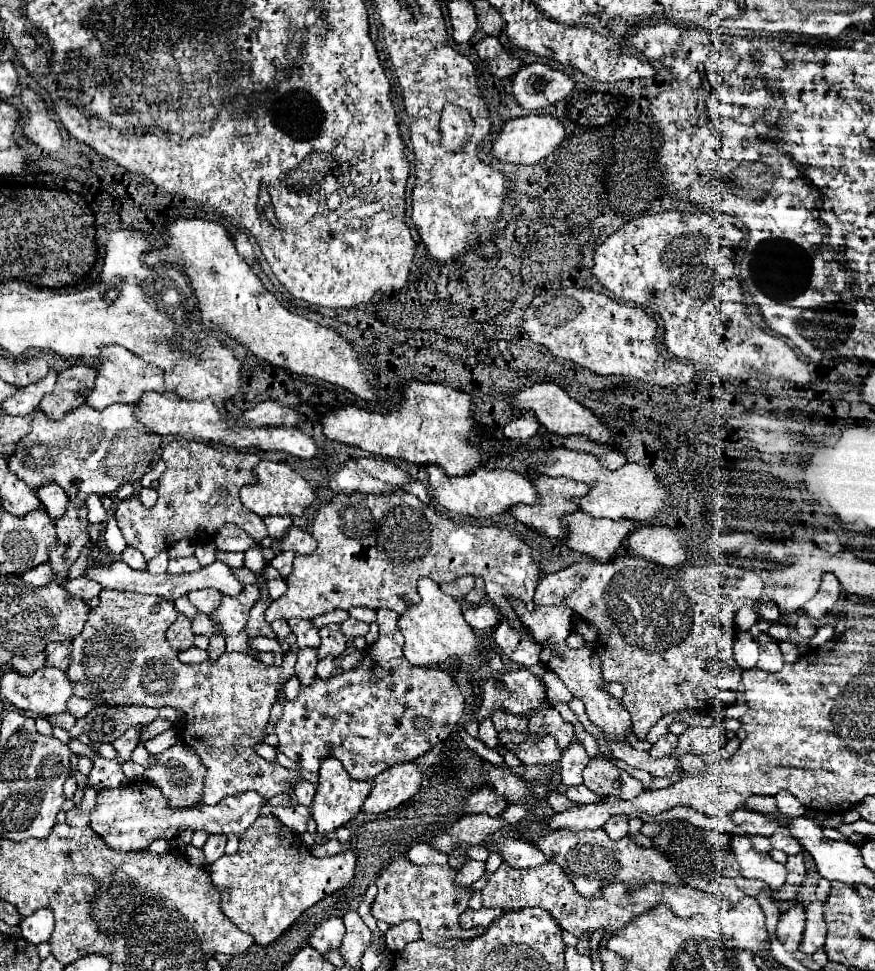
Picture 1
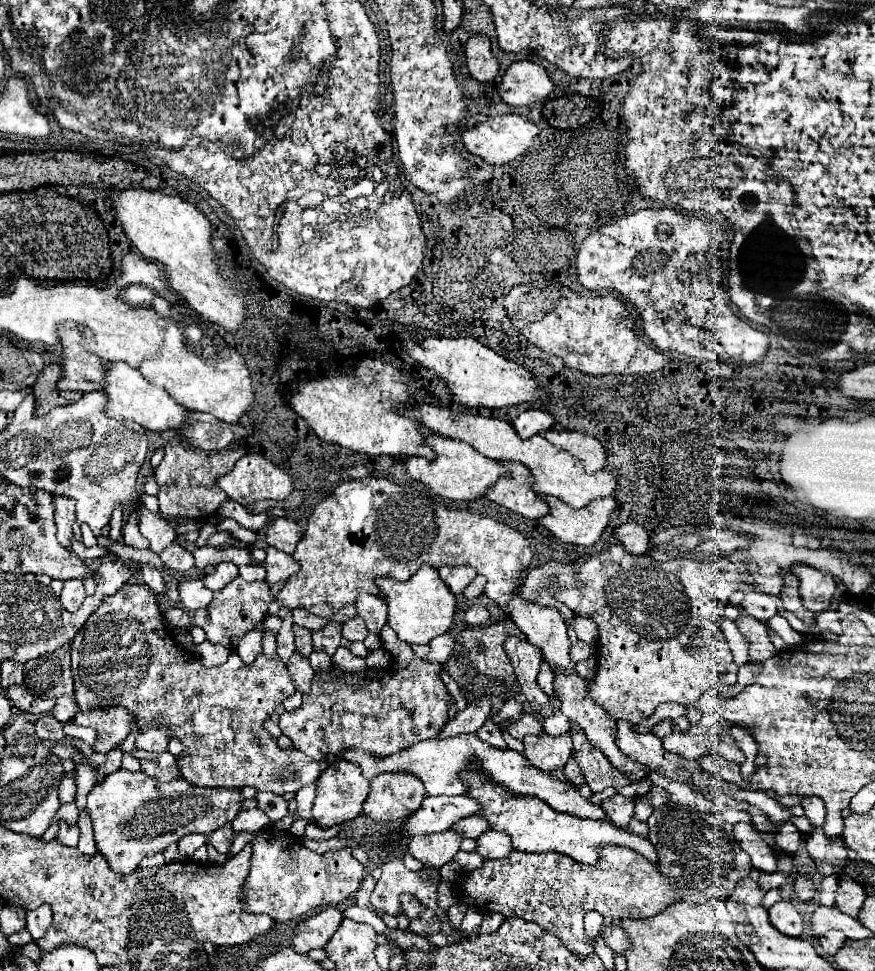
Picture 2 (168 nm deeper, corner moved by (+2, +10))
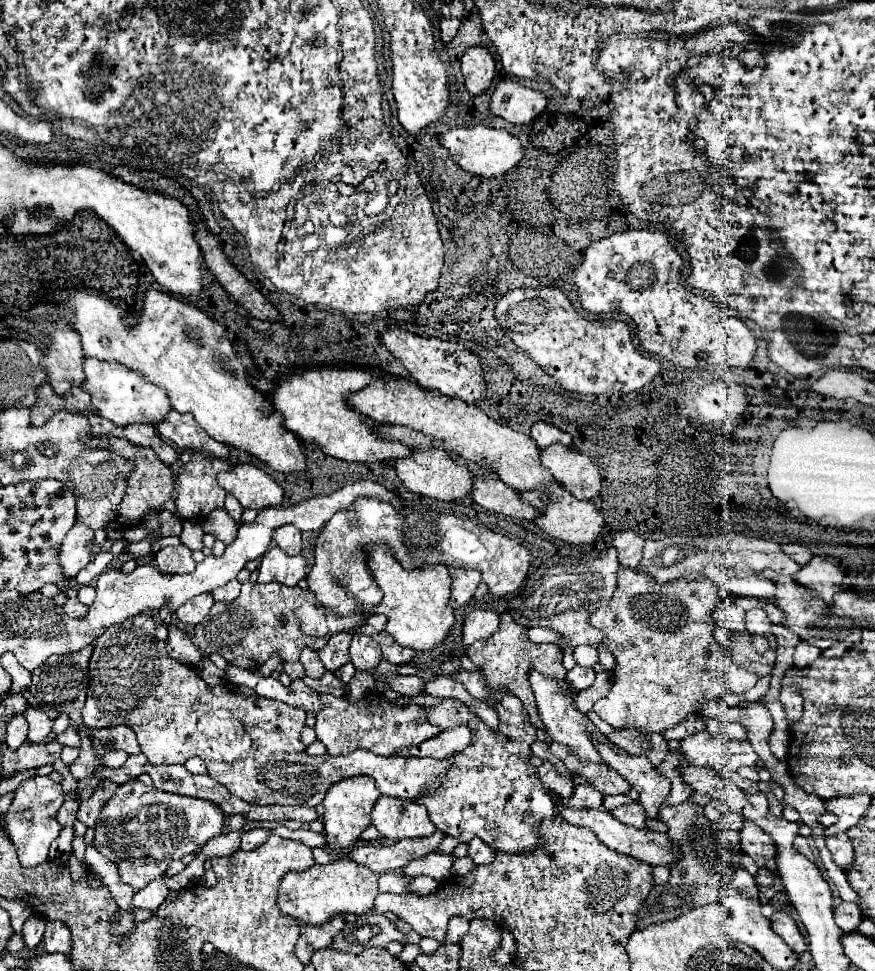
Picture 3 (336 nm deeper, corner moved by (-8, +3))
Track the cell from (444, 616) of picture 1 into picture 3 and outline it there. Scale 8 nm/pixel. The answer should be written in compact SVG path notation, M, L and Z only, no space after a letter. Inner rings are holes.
M373 544L363 548L367 552L367 568L375 578L377 586L383 590L383 600L369 608L369 614L385 614L385 630L397 640L399 646L409 646L413 650L429 650L439 646L453 626L453 608L449 608L451 576L445 564L423 564L419 568L407 570L397 560L385 544Z

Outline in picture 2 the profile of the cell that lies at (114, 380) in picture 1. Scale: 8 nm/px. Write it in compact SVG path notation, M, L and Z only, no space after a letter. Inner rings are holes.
M79 327L61 329L61 337L63 337L61 343L63 377L59 379L57 387L61 391L81 391L81 393L103 391L107 383L105 361L83 347L83 335Z

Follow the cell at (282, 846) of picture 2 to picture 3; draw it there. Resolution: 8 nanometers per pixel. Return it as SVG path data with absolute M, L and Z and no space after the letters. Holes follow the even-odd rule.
M335 860L325 866L313 866L305 872L287 872L281 880L277 906L281 912L295 916L305 924L323 924L341 914L365 914L373 908L373 900L379 894L377 874L353 860Z

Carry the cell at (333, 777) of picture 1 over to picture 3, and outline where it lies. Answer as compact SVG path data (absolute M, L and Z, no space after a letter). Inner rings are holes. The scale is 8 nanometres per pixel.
M353 776L349 780L341 780L329 788L323 800L323 824L325 824L325 838L327 848L347 848L351 846L361 832L371 824L371 810L379 798L377 786L369 776Z

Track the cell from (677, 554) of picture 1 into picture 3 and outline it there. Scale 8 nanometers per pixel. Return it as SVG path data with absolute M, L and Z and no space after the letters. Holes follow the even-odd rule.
M631 530L617 532L615 538L611 540L611 546L619 552L619 564L623 564L627 568L635 568L641 562L643 544L645 544L645 540Z

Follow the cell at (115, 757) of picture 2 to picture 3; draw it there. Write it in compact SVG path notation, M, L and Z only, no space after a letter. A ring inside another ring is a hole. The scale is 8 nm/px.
M101 782L101 786L93 792L93 796L89 800L83 800L79 810L77 810L77 820L83 822L87 828L95 826L95 820L103 808L103 802L109 794L113 794L113 790L117 788L117 784L105 784Z

